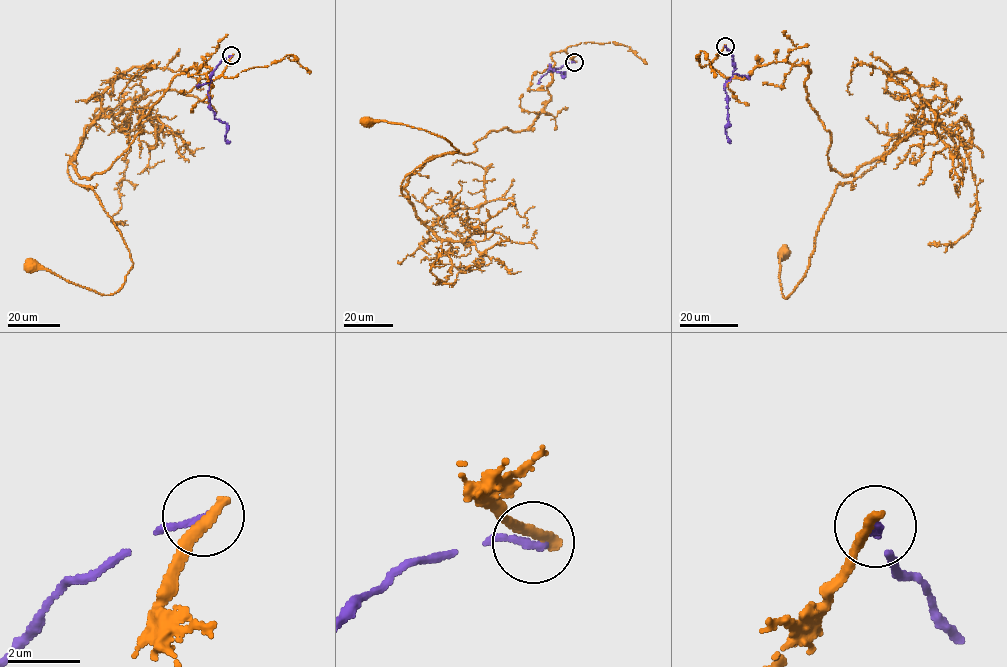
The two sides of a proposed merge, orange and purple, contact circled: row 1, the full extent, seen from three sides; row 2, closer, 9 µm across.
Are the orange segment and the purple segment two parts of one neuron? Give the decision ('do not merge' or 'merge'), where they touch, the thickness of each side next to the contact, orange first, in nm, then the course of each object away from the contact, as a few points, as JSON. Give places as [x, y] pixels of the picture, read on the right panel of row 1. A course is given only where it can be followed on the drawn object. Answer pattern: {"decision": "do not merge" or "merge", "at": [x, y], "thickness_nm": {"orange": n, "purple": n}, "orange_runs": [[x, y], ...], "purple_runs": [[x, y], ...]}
{"decision": "do not merge", "at": [725, 46], "thickness_nm": {"orange": 400, "purple": 220}, "orange_runs": [[725, 45], [710, 64], [724, 77], [810, 70], [831, 169], [889, 151], [838, 185], [785, 298], [783, 251]], "purple_runs": [[725, 45], [735, 68], [725, 83], [728, 121], [725, 133], [730, 143]]}

